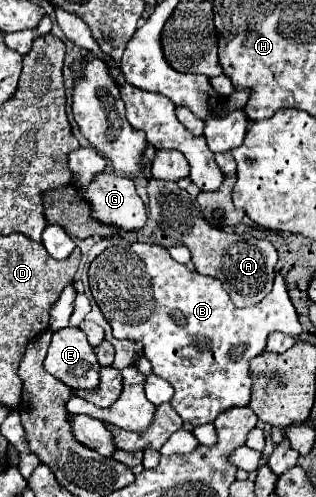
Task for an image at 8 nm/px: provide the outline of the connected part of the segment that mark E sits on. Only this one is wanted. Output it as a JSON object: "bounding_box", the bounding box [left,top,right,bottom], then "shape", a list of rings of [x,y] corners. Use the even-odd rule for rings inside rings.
{"bounding_box":[44,327,98,389],"shape":[[[78,327],[58,329],[52,335],[48,355],[44,359],[44,369],[58,381],[74,389],[96,389],[98,369],[94,349],[86,335]]]}

